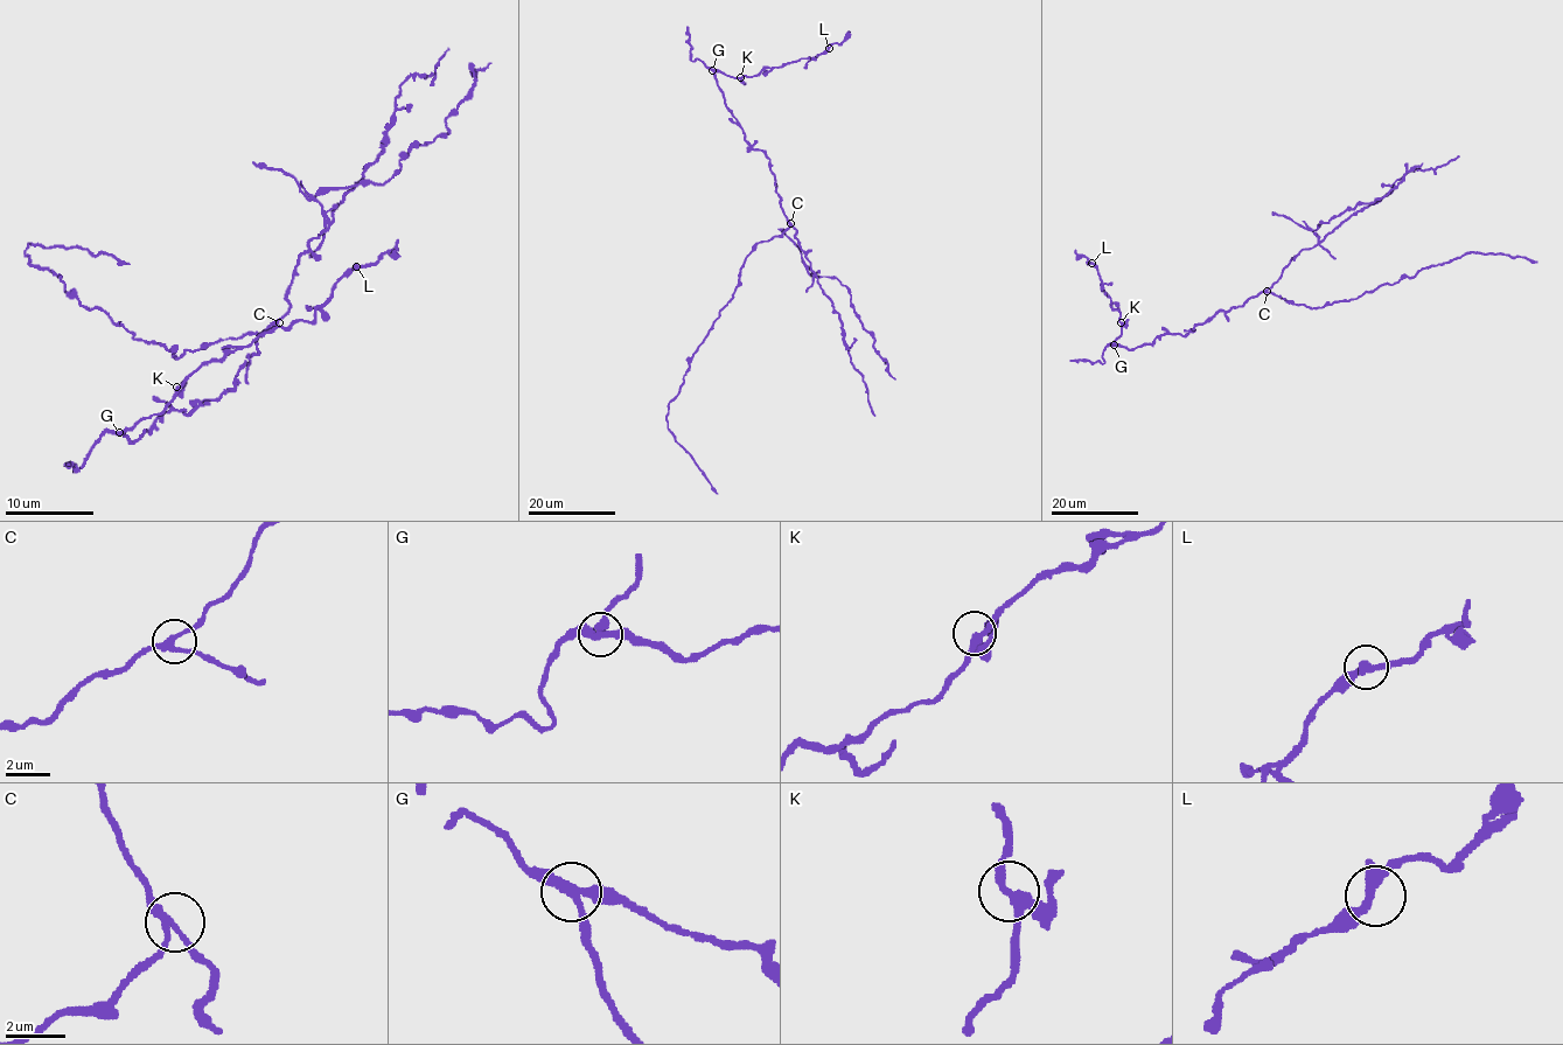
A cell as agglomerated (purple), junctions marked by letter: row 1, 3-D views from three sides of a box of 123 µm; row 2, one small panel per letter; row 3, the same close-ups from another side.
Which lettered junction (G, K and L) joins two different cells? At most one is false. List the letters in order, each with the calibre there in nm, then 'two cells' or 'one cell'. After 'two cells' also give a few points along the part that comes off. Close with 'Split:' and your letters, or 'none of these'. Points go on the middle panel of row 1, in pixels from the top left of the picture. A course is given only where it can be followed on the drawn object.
G: 280 nm thick; two cells; foreign part runs (712, 70), (745, 140), (769, 160), (789, 225), (745, 258), (733, 298), (669, 403), (669, 431), (718, 494)
K: 280 nm thick; one cell
L: 280 nm thick; one cell
Split: G

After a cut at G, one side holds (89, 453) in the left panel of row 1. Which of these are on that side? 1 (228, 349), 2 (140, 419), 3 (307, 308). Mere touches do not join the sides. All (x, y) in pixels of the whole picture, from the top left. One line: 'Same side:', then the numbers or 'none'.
Same side: none

